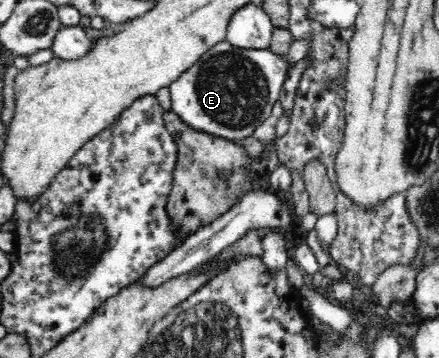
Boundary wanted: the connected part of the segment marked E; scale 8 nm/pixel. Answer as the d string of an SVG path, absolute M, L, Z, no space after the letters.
M226 40L221 41L169 85L171 110L178 114L186 125L207 134L235 141L248 137L274 109L281 94L281 85L285 82L291 65L288 62L286 55L276 55L269 49L240 50Z

